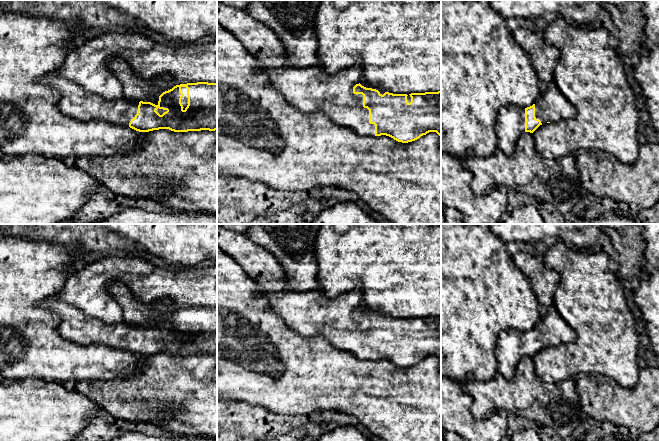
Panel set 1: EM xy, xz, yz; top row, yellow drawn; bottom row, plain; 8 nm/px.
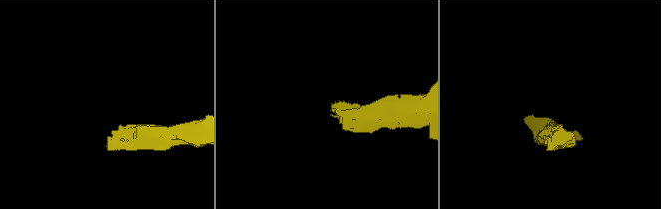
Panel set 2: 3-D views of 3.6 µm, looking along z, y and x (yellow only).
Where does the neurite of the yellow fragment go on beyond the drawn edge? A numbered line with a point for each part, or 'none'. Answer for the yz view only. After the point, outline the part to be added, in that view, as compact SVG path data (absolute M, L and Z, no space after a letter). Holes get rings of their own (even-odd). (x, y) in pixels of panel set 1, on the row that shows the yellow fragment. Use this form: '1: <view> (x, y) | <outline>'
1: yz (510, 125) | M516 105L503 107L495 123L497 147L506 155L511 155L520 136L525 132L525 108Z

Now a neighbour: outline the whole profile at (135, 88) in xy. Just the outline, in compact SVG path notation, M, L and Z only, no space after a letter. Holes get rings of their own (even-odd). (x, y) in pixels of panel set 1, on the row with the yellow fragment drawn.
M120 57L110 58L107 66L121 82L124 98L129 101L147 102L154 97L157 97L159 101L159 96L163 92L176 86L167 74L159 75L151 80L143 79Z

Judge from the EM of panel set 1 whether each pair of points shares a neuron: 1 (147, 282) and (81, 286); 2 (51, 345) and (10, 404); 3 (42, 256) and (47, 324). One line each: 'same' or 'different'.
1: same
2: different
3: same

